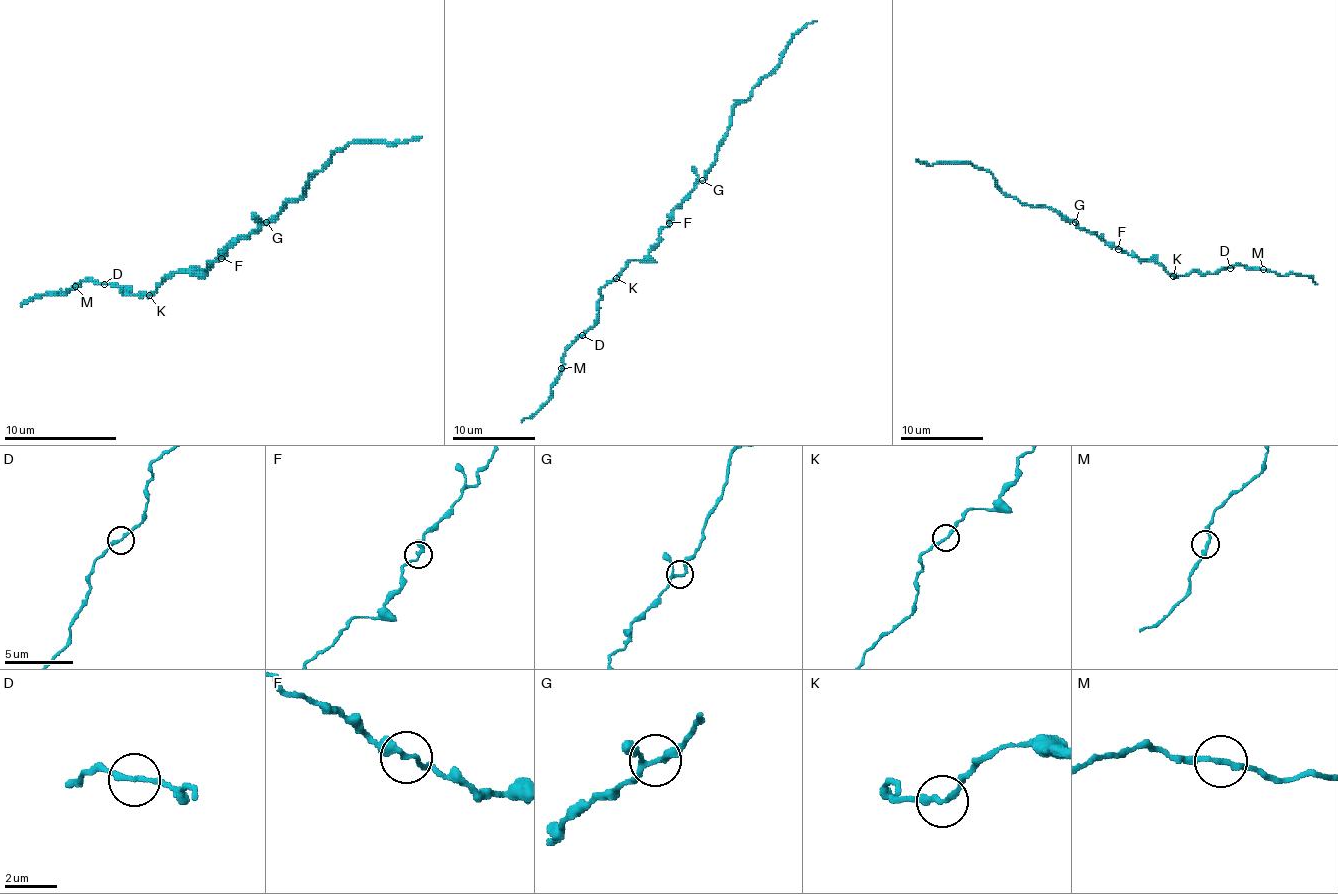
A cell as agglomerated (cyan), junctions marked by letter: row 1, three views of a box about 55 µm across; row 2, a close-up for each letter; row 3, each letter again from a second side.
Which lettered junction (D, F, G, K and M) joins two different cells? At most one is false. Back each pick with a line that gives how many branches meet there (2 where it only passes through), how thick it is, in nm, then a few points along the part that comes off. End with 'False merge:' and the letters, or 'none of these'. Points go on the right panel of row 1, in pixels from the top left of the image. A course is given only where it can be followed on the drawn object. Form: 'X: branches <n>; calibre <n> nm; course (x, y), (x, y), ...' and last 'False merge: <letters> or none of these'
False merge: none of these

